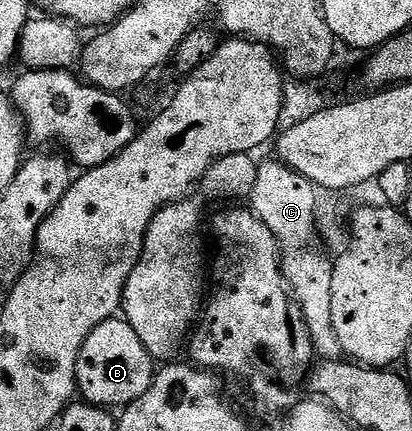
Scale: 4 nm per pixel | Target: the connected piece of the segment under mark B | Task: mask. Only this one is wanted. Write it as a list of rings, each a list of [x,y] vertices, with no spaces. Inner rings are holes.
[[[123,318],[103,320],[84,339],[76,363],[76,386],[79,395],[87,403],[109,410],[123,409],[142,398],[142,394],[146,394],[152,384],[153,375],[152,355],[148,353],[146,346],[142,346],[142,338],[134,334],[128,321]]]

